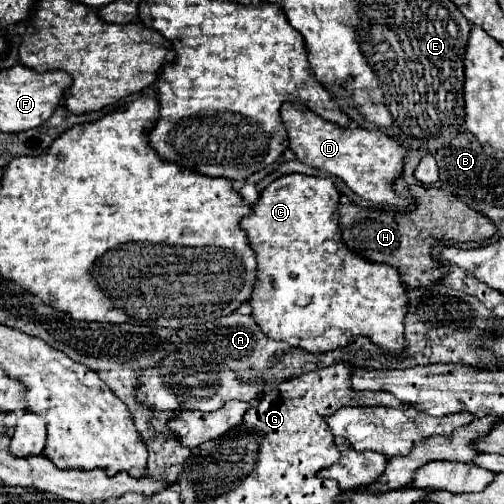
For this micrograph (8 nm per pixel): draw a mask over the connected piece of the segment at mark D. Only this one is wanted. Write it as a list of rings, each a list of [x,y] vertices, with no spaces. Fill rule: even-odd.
[[[284,104],[282,120],[288,128],[290,150],[298,156],[300,162],[330,172],[332,176],[342,178],[350,190],[354,190],[360,198],[378,202],[378,204],[394,204],[406,206],[408,202],[394,192],[394,182],[402,176],[408,148],[392,140],[380,130],[364,130],[364,128],[342,128],[334,122],[328,122],[314,114],[312,110],[296,104]]]

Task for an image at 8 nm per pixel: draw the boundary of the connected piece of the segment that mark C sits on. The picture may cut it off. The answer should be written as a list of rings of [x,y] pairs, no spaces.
[[[304,174],[282,176],[262,192],[260,200],[252,206],[252,214],[242,220],[242,228],[246,230],[258,260],[258,280],[250,298],[252,316],[268,338],[288,342],[290,346],[304,348],[308,352],[328,352],[340,346],[348,346],[356,336],[366,336],[382,350],[398,354],[406,348],[406,286],[400,280],[398,270],[392,266],[372,264],[348,250],[348,246],[342,242],[342,232],[338,226],[338,202],[340,192],[332,178]]]

